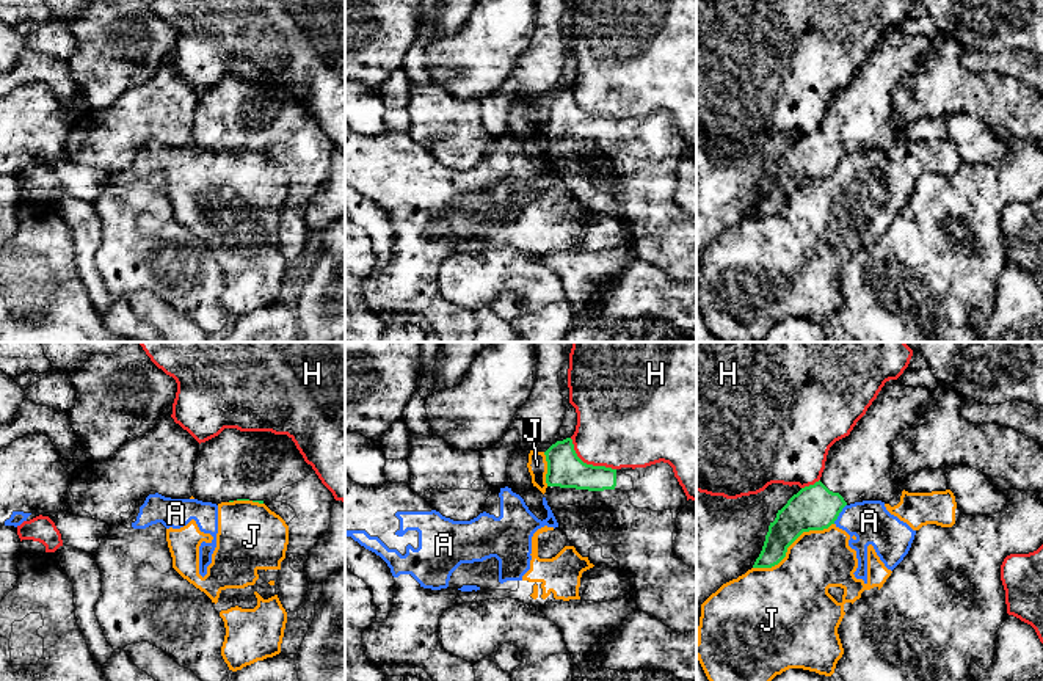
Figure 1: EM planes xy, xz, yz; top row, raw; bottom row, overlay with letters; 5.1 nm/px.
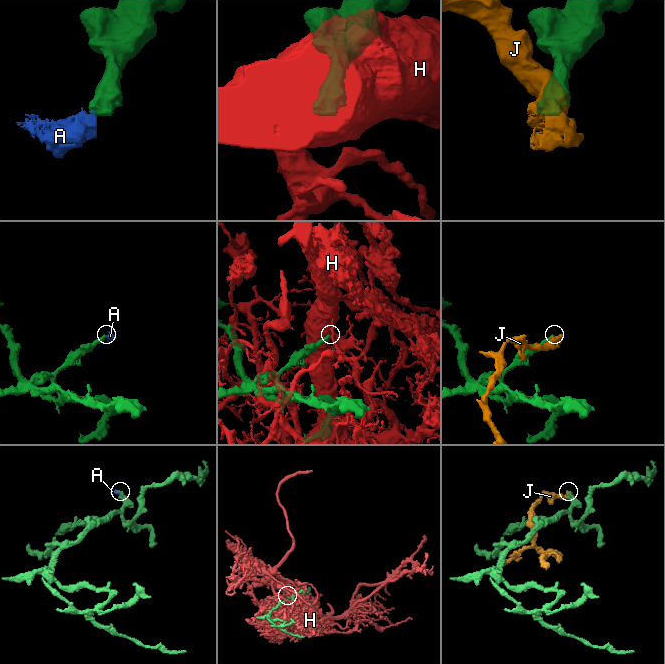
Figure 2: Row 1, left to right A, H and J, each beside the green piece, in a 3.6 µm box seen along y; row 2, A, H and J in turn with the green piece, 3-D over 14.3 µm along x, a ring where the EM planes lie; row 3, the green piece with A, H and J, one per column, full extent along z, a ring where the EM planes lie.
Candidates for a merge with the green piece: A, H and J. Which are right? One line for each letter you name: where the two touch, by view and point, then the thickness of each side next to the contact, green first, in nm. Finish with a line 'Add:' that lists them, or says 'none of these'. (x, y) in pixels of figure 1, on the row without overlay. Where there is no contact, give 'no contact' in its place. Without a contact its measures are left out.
Add: none of these

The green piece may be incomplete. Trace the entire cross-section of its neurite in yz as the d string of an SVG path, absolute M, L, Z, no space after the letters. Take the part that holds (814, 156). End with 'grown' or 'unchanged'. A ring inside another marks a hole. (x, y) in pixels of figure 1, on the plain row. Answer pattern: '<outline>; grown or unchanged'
M899 28L886 30L850 83L830 96L820 129L801 137L778 158L775 169L769 174L762 199L753 217L778 213L786 206L787 196L803 180L828 177L845 154L863 149L888 152L899 140L903 140L891 127L894 111L892 93L924 60L936 55L943 39L946 39L943 35L927 38L905 35Z; grown

